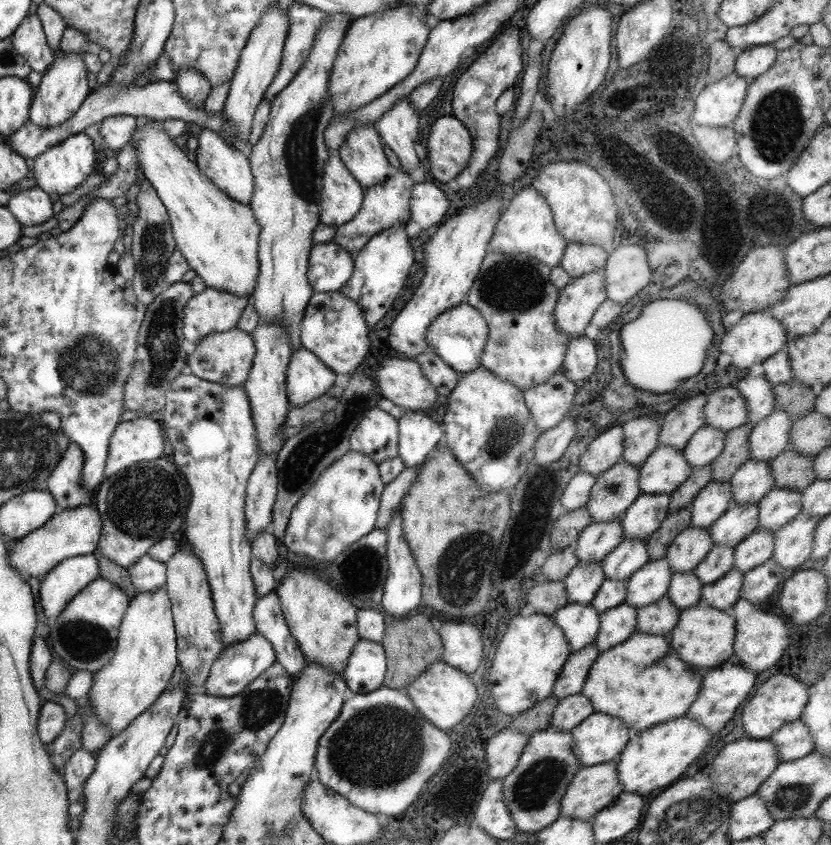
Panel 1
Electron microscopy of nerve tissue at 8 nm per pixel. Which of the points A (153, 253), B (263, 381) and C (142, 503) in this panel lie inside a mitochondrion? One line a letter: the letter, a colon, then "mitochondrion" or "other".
A: mitochondrion
B: other
C: mitochondrion

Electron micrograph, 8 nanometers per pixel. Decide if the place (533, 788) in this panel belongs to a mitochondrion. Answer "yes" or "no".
yes

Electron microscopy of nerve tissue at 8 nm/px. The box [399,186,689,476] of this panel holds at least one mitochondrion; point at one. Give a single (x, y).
(519, 288)

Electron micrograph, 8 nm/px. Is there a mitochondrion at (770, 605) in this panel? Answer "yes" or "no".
no

